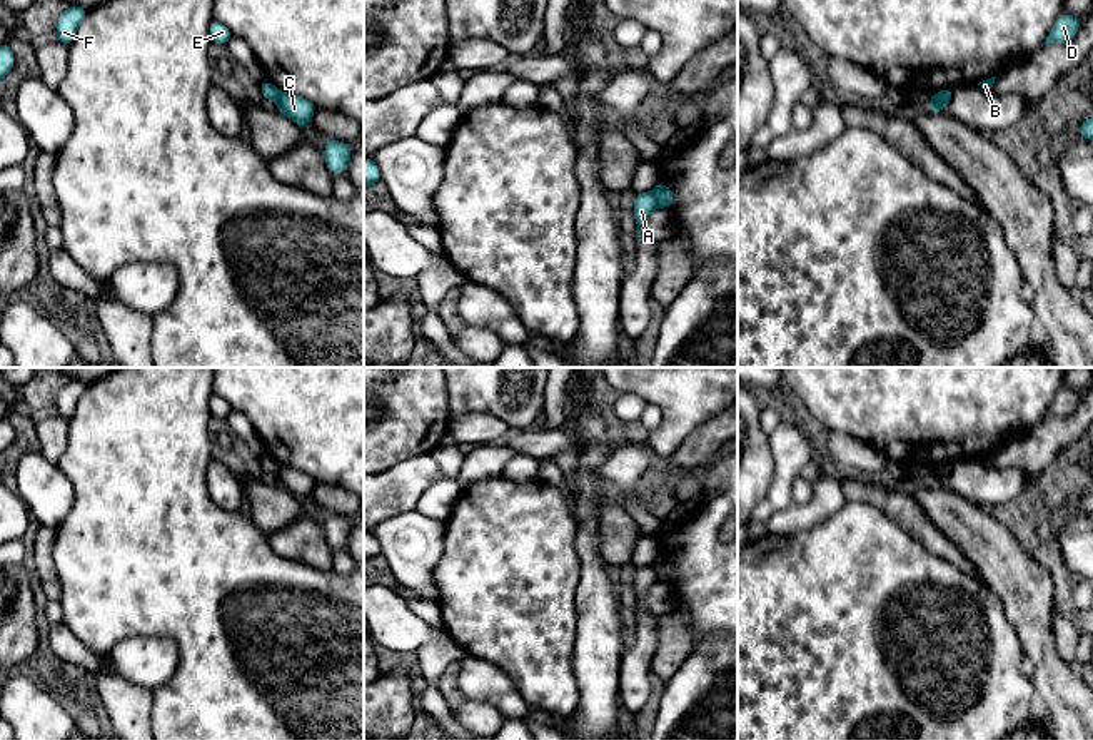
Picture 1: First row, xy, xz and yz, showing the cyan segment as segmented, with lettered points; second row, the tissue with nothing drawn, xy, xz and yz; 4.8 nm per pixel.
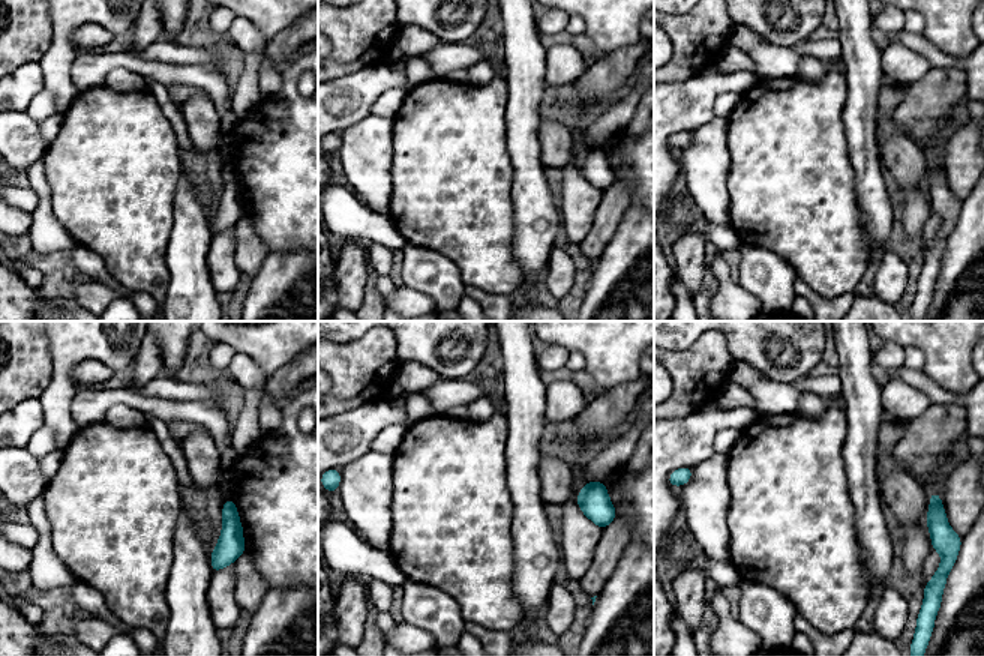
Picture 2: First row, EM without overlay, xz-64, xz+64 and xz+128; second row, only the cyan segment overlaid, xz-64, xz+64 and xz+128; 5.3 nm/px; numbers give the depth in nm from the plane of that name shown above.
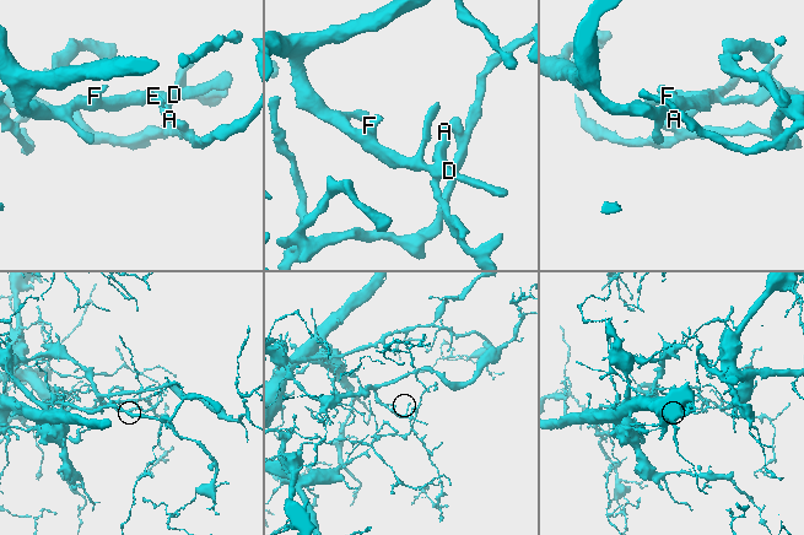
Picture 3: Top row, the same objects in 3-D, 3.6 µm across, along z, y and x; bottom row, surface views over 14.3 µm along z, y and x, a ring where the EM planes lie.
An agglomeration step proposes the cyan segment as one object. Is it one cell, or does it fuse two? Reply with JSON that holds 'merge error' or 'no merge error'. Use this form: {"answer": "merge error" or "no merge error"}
{"answer": "merge error"}

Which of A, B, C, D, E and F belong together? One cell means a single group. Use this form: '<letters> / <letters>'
A B D E F / C

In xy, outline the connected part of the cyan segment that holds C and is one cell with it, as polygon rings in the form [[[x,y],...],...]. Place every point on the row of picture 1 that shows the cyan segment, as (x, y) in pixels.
[[[282,94],[279,99],[277,110],[297,122],[302,127],[309,127],[317,107],[295,94]]]

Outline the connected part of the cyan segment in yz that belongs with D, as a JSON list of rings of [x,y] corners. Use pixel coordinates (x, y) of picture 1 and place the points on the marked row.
[[[1061,13],[1055,22],[1051,32],[1048,33],[1046,43],[1066,43],[1070,42],[1080,28],[1081,20],[1070,13]]]

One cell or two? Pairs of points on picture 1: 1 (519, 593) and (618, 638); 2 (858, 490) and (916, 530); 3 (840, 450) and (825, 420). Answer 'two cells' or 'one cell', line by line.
1: two cells
2: one cell
3: two cells

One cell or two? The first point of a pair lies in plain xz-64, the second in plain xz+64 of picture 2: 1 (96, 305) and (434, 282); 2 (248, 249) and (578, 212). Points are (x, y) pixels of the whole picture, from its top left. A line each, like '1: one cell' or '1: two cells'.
1: two cells
2: two cells

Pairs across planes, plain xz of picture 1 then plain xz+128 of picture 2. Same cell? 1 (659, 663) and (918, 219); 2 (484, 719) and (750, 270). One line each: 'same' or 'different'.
1: different
2: different

